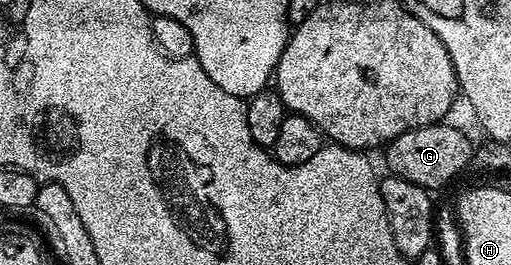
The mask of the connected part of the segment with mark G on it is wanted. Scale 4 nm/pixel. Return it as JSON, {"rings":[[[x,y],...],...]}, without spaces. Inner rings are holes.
{"rings":[[[448,122],[432,123],[426,127],[410,127],[384,148],[385,163],[394,175],[403,177],[426,189],[449,183],[465,166],[470,166],[474,148],[469,139],[457,127],[448,127]]]}

